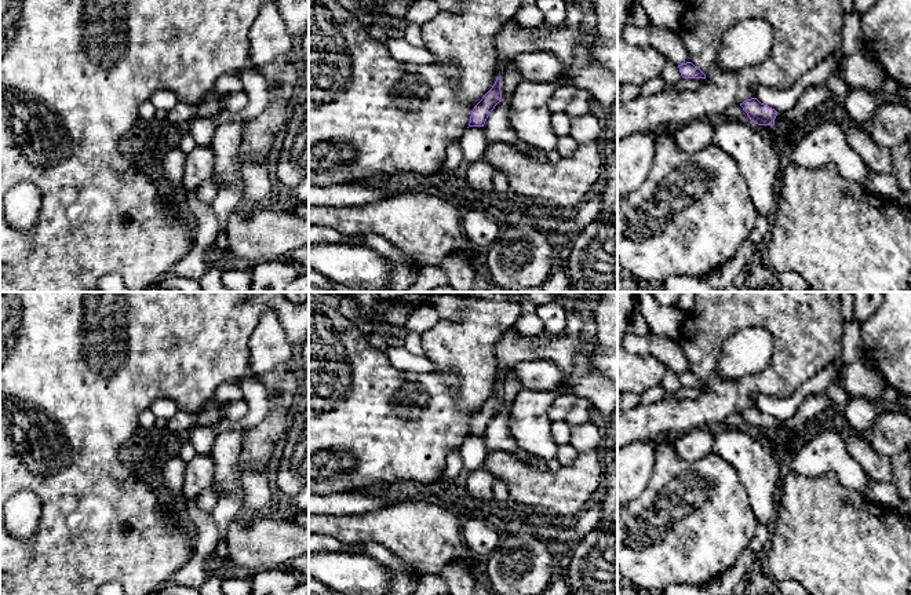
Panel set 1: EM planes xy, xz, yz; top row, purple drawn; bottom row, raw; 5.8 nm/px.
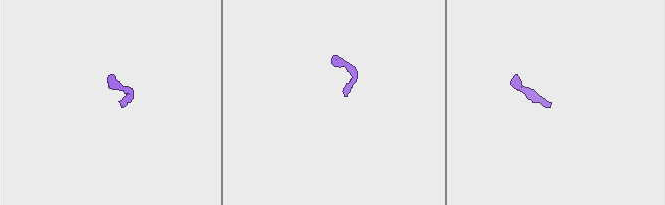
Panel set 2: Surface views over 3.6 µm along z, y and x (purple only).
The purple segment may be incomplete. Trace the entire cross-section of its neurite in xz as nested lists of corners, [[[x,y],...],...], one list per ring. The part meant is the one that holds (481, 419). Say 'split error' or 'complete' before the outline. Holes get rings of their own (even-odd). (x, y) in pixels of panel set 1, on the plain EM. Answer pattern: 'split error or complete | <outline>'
complete | [[[498,386],[492,397],[474,415],[470,424],[469,435],[484,435],[489,421],[502,408],[500,387]]]

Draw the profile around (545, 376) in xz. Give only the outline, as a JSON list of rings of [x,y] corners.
[[[528,359],[517,364],[513,369],[498,375],[498,386],[502,386],[507,375],[514,375],[522,388],[551,394],[557,391],[566,379],[565,372],[550,359]]]

